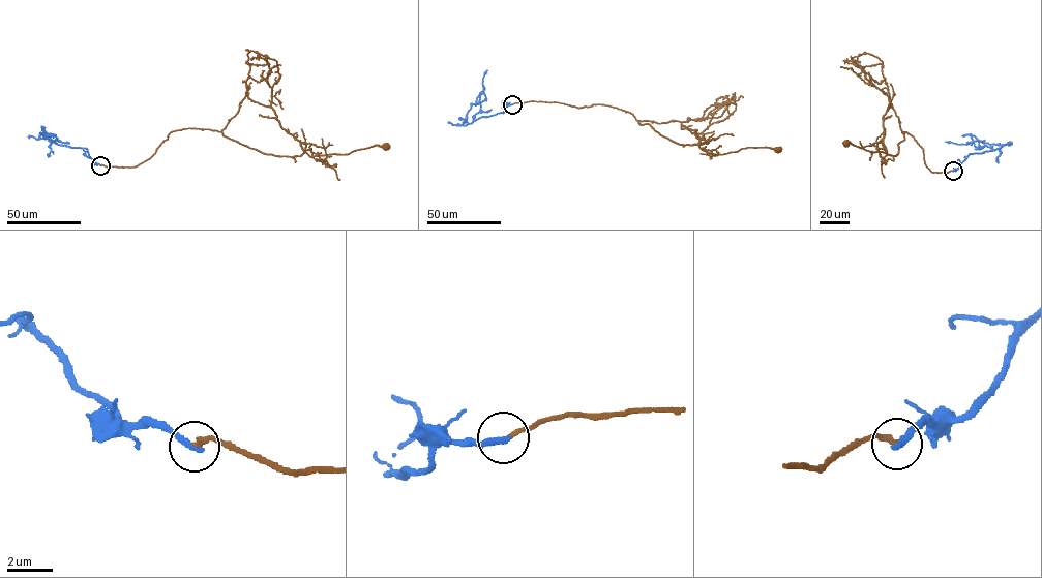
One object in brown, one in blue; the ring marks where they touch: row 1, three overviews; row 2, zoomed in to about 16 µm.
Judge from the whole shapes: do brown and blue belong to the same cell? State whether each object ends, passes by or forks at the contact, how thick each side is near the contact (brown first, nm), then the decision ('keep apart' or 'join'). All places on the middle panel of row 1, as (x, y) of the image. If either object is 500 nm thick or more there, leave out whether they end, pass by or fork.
brown ends; blue ends; calibres 200 and 300 nm; keep apart

